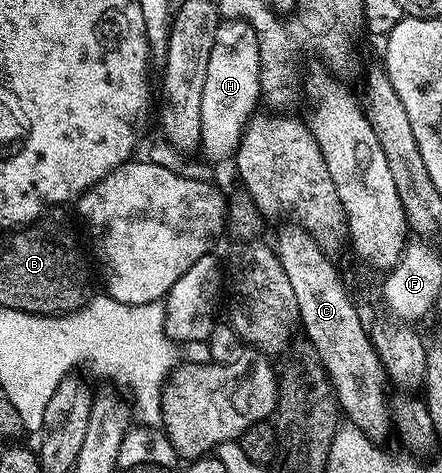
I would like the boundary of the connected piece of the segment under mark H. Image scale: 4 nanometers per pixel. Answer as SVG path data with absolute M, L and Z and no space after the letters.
M222 19L215 30L215 46L207 62L207 82L203 85L200 151L213 160L234 155L241 144L245 125L258 111L261 95L261 63L257 35L246 20Z

